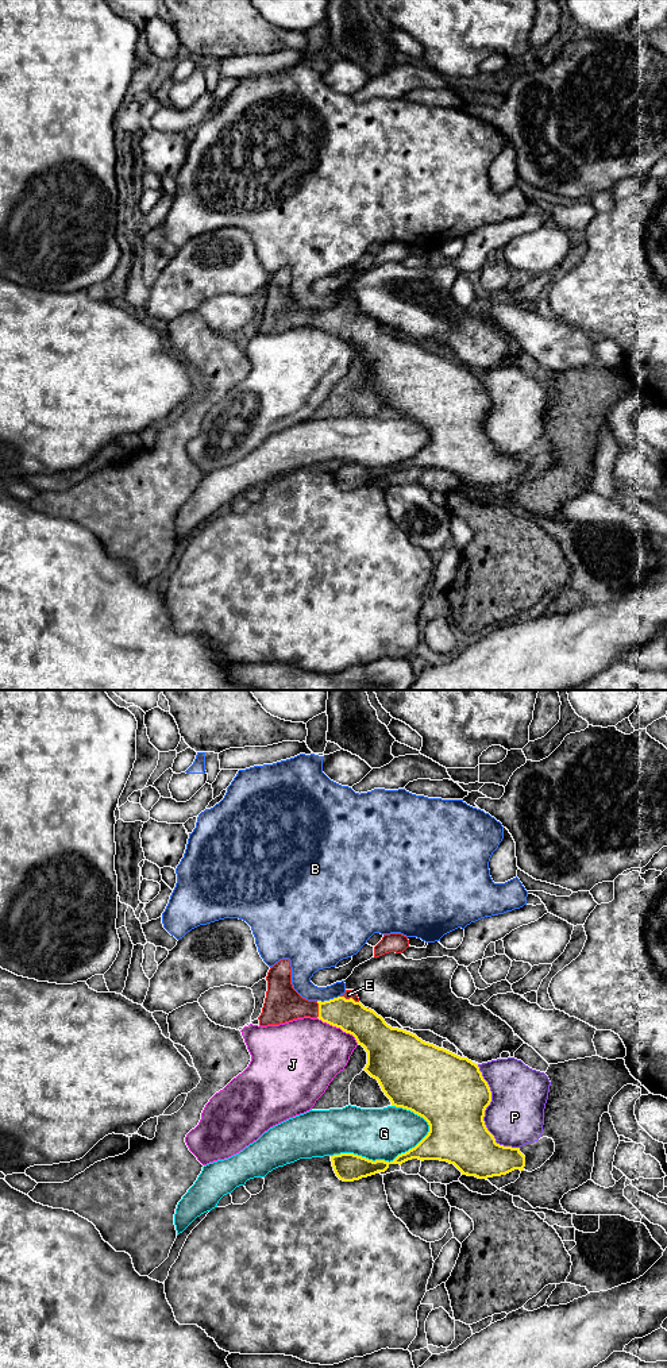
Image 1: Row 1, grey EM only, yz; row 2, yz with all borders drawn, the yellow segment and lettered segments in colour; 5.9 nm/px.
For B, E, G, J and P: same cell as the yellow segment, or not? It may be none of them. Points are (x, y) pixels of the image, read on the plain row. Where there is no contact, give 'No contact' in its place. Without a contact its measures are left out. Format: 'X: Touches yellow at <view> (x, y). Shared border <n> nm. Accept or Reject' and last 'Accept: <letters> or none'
B: Touches yellow at yz (330, 308). Shared border 140 nm. Reject
E: Touches yellow at yz (350, 307). Shared border 120 nm. Accept
G: Touches yellow at yz (382, 469). Shared border 600 nm. Reject
J: Touches yellow at yz (339, 335). Shared border 300 nm. Reject
P: Touches yellow at yz (484, 423). Shared border 550 nm. Reject
Accept: E

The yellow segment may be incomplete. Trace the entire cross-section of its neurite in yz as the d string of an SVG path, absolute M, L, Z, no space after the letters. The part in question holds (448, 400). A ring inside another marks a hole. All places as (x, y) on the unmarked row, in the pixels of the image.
M289 267L270 275L266 289L261 335L311 325L352 343L367 361L363 378L378 389L392 415L410 419L429 433L428 443L415 456L390 471L354 462L331 465L340 489L359 489L412 467L447 470L462 483L478 488L524 479L520 456L497 452L485 433L491 400L478 373L392 336L365 316L354 298L324 311L302 307L293 297Z

